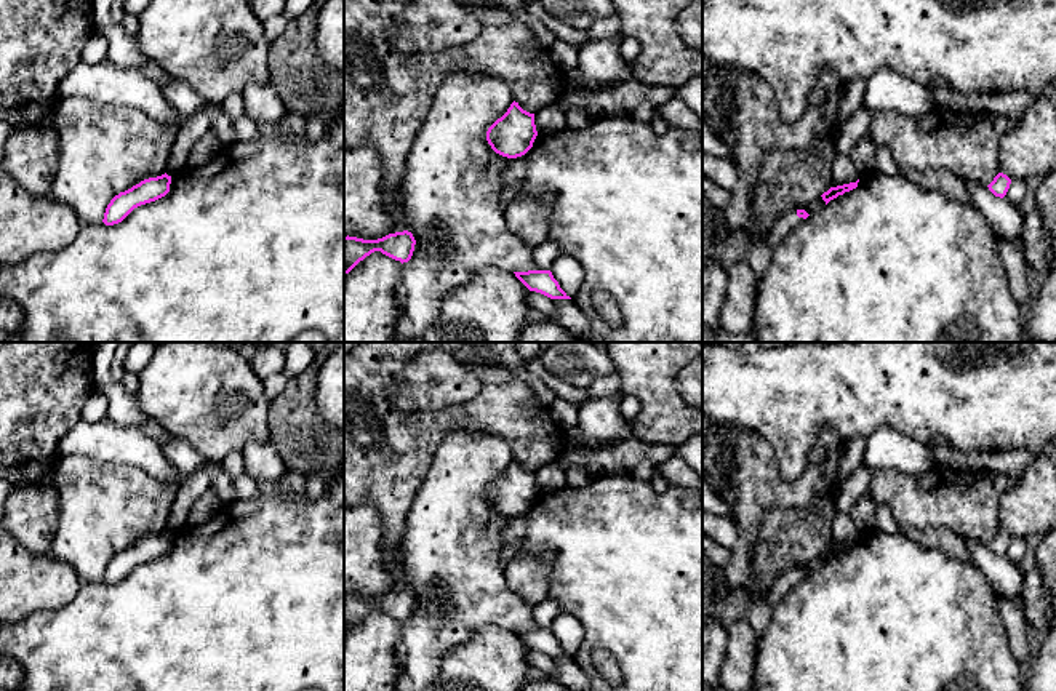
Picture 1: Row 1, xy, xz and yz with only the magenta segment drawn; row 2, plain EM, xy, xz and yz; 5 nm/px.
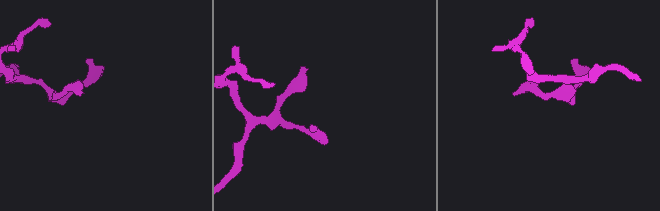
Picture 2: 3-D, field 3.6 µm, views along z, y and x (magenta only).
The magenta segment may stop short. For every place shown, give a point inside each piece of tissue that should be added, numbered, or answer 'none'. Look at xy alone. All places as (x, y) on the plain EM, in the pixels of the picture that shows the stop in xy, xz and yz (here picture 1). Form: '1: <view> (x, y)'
none

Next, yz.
1: yz (783, 584)

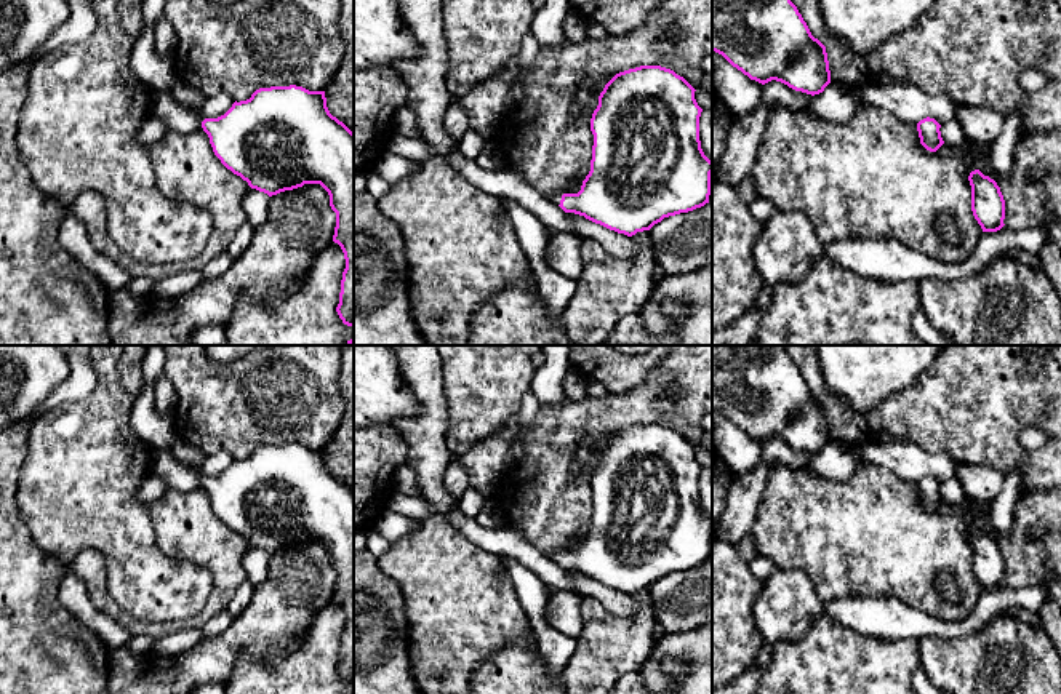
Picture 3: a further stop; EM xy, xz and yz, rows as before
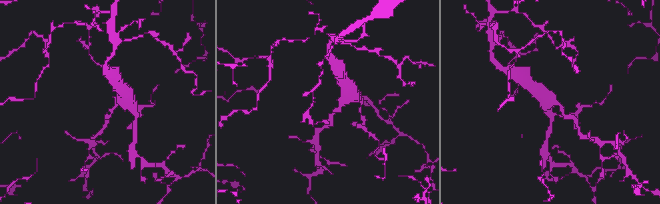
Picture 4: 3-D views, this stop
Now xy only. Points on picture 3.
1: xy (188, 454)

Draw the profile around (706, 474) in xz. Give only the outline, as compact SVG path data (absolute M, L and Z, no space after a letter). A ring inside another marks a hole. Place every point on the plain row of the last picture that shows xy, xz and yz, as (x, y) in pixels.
M706 467L701 470L699 499L704 513L712 520L712 467Z

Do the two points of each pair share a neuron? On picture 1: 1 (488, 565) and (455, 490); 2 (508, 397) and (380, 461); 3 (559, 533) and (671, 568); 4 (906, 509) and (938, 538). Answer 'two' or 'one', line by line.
1: one
2: one
3: one
4: two

